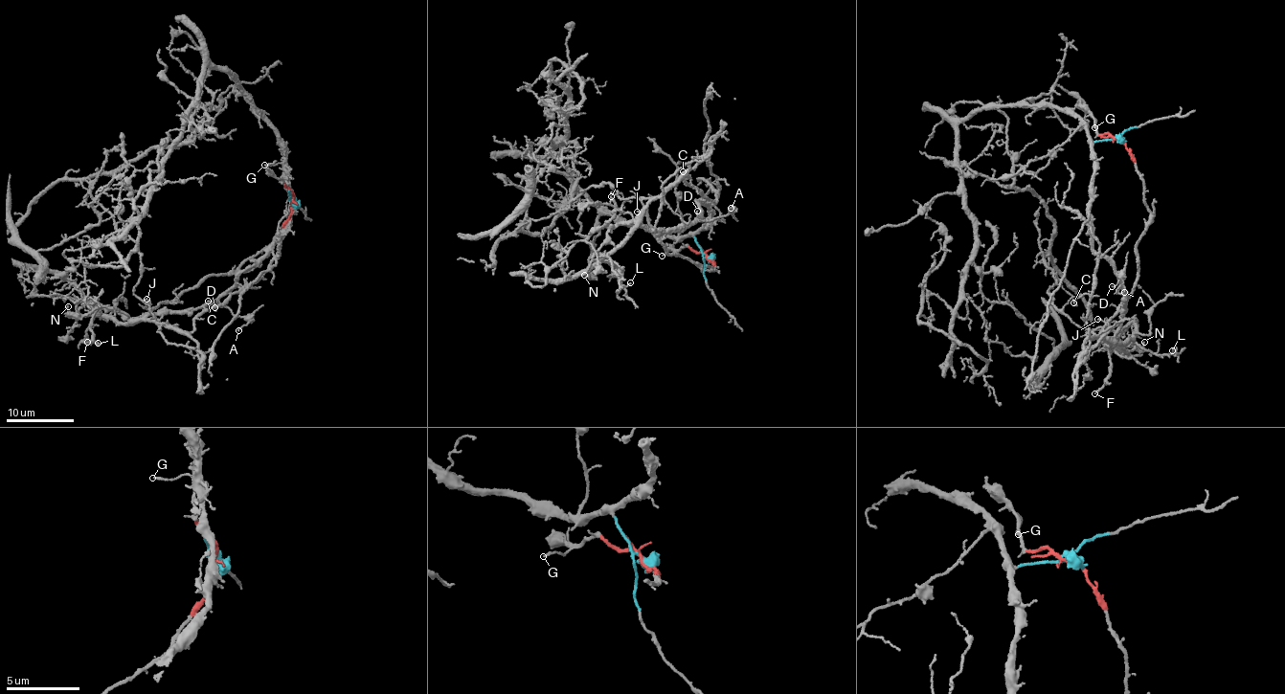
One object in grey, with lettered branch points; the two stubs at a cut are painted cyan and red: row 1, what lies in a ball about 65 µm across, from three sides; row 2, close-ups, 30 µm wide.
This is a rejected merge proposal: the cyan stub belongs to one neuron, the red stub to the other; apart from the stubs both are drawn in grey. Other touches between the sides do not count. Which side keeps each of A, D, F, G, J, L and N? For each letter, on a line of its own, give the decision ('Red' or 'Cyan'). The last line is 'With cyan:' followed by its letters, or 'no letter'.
A: Cyan
D: Cyan
F: Cyan
G: Red
J: Red
L: Red
N: Cyan
With cyan: A, D, F, N

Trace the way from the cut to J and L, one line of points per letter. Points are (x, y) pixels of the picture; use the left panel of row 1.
J: (291, 203), (287, 222), (273, 240), (239, 268), (227, 274), (209, 275), (172, 301), (150, 308), (146, 299)
L: (291, 203), (287, 222), (273, 240), (239, 268), (209, 275), (127, 326), (94, 316), (84, 336), (98, 344)

